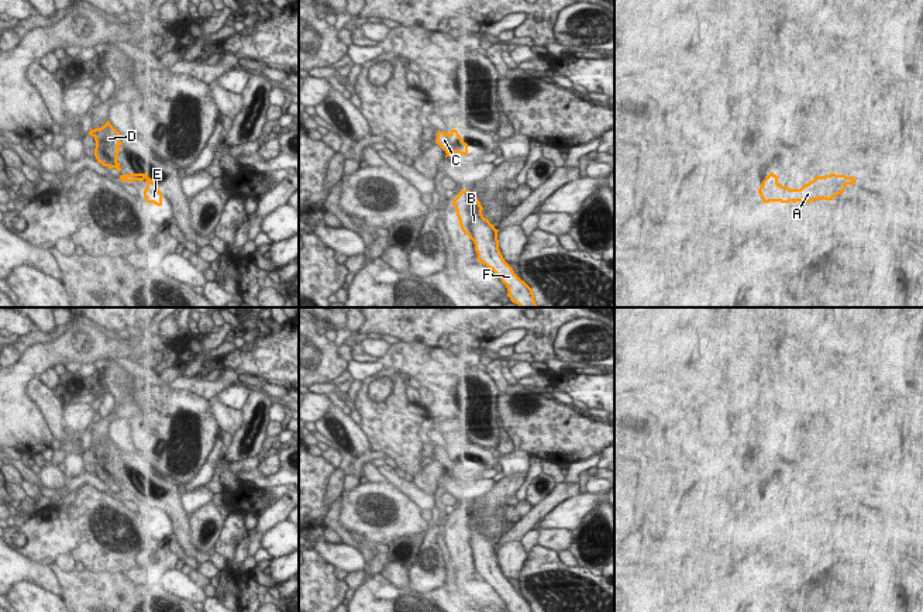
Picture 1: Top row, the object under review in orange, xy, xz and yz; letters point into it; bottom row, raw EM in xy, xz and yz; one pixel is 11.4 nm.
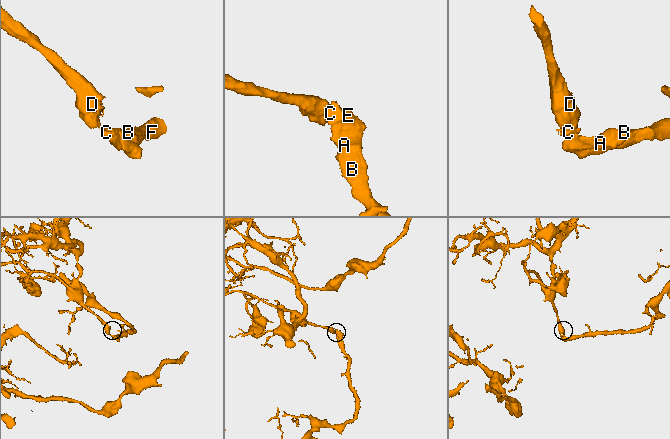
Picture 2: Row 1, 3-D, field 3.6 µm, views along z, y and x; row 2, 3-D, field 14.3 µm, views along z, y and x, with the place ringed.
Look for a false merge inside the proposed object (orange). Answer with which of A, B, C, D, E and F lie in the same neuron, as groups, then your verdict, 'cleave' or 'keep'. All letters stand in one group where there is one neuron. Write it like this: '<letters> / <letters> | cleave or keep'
A B E F / C D | cleave

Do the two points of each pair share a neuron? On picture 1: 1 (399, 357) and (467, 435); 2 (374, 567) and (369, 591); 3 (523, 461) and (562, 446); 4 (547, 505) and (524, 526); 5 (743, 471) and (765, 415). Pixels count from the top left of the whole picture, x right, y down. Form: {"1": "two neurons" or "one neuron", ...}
{"1": "one neuron", "2": "two neurons", "3": "two neurons", "4": "one neuron", "5": "one neuron"}

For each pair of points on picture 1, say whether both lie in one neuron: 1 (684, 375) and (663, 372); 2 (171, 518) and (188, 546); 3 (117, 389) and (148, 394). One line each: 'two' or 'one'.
1: one
2: one
3: two

